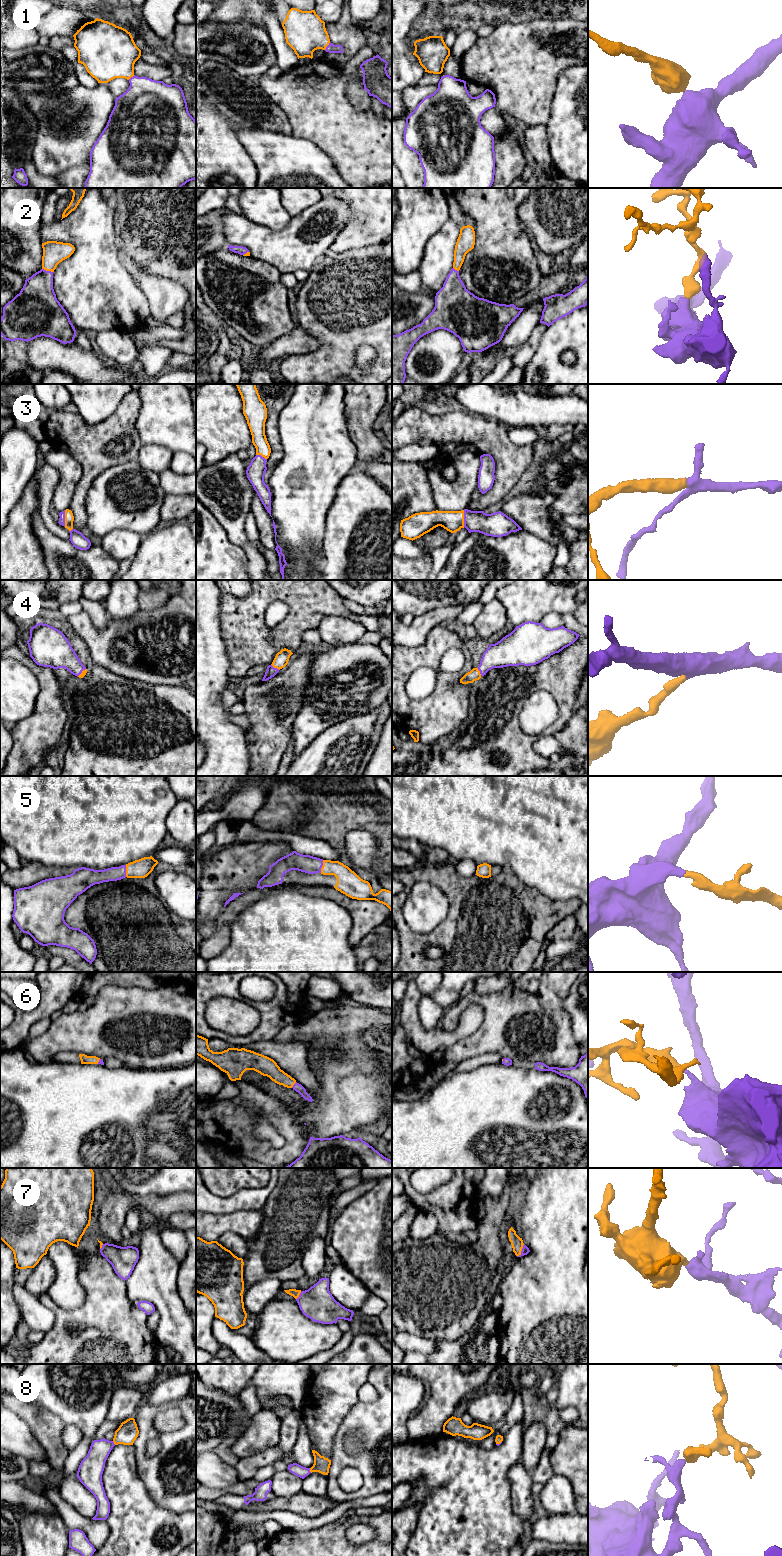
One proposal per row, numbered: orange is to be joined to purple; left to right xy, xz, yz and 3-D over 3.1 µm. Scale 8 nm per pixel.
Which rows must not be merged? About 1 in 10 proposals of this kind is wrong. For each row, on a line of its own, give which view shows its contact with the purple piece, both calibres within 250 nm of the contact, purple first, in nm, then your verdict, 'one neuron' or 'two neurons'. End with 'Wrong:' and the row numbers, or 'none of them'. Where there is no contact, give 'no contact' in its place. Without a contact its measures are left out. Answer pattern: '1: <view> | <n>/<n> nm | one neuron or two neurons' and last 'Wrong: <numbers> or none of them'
1: xz | 80/320 nm | one neuron
2: xy | 300/180 nm | one neuron
3: xy | 50/80 nm | one neuron
4: xz | 80/120 nm | one neuron
5: xz | 140/190 nm | one neuron
6: xz | 70/150 nm | one neuron
7: yz | 60/100 nm | one neuron
8: xz | 90/130 nm | one neuron
Wrong: none of them

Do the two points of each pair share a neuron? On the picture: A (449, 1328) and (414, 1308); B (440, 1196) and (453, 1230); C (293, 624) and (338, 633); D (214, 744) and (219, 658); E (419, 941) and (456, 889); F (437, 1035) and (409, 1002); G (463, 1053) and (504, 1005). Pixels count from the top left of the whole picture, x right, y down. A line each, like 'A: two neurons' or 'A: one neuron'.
A: one neuron
B: one neuron
C: two neurons
D: one neuron
E: one neuron
F: one neuron
G: one neuron

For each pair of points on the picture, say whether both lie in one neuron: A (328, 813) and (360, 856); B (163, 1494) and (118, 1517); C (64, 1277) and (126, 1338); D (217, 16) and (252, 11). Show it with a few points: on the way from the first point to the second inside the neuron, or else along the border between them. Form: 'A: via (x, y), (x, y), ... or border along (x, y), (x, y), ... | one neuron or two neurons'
A: border along (368, 831), (350, 830), (345, 836), (344, 849) | two neurons
B: border along (141, 1478), (148, 1495), (157, 1504), (172, 1512) | two neurons
C: border along (79, 1274), (84, 1302), (64, 1310) | two neurons
D: via (226, 10), (243, 10) | one neuron

